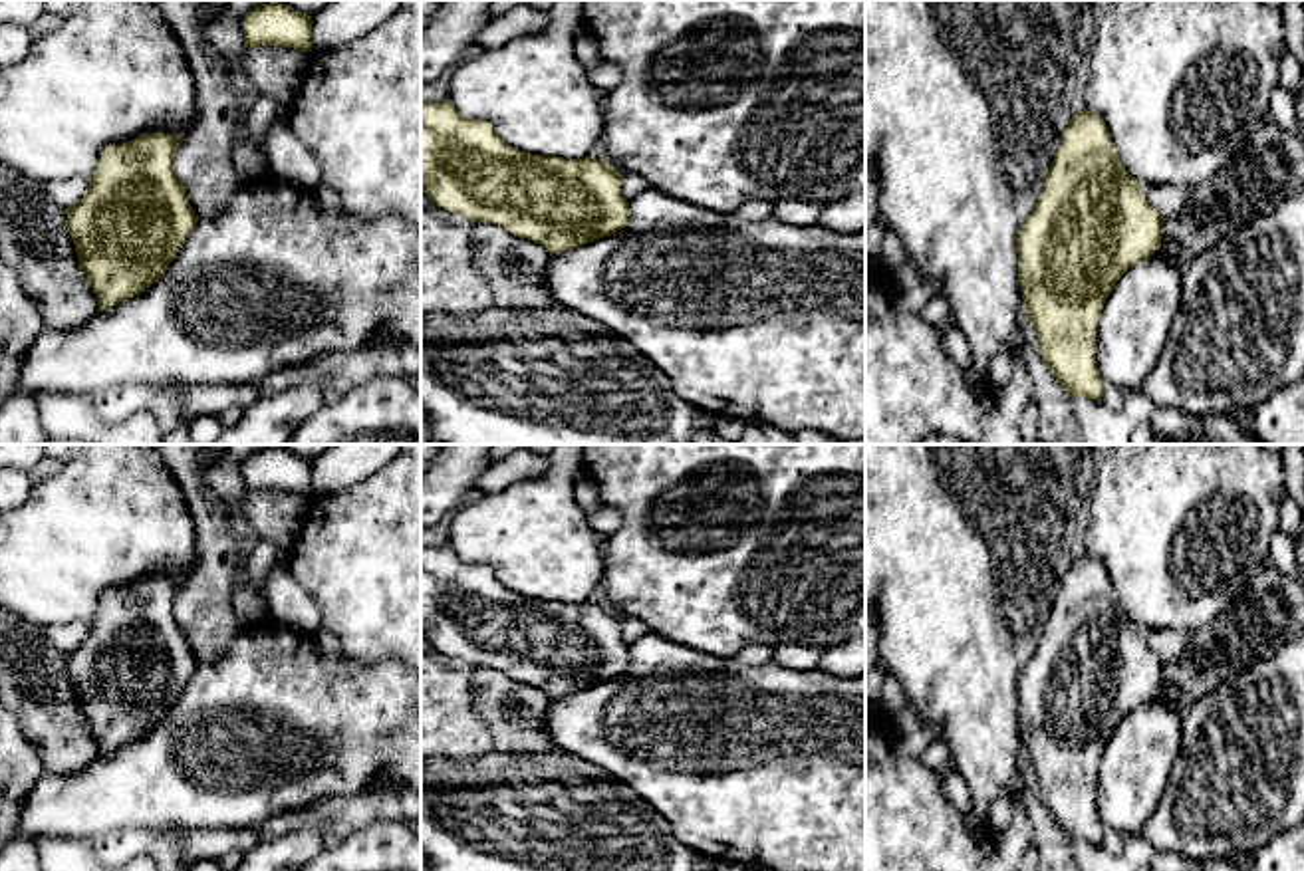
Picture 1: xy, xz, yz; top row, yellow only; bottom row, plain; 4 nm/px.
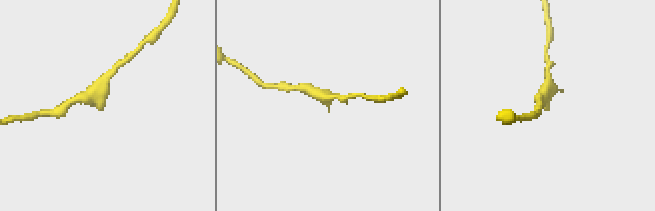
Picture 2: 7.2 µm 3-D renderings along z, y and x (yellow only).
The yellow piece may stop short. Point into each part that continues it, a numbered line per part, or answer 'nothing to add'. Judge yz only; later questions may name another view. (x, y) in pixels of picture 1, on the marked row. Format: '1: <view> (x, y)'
nothing to add

